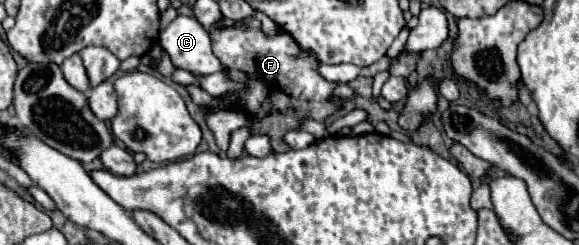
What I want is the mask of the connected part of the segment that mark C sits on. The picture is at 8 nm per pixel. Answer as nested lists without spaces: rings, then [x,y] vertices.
[[[176,16],[176,20],[160,32],[160,46],[170,56],[174,68],[182,68],[198,76],[224,70],[222,62],[212,52],[210,34],[194,18]]]

